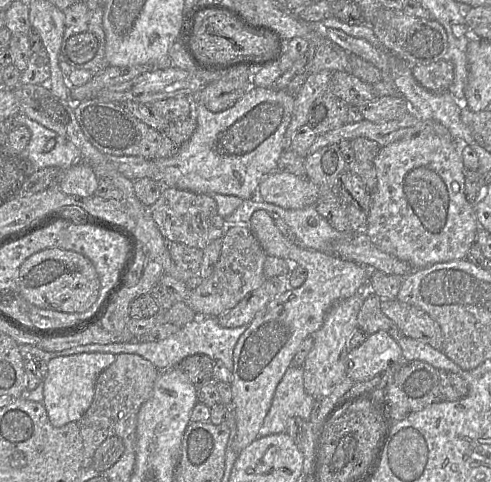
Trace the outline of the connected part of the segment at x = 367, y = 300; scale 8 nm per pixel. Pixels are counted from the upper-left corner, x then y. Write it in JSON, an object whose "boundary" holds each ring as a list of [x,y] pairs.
{"boundary":[[[369,292],[364,294],[363,304],[358,313],[358,327],[369,335],[386,331],[396,341],[404,337],[397,325],[382,312],[381,299]]]}

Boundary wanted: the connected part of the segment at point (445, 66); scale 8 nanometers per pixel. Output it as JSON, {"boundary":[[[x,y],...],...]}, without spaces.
{"boundary":[[[445,59],[428,65],[413,66],[411,71],[415,80],[433,93],[448,91],[454,80],[454,67]]]}

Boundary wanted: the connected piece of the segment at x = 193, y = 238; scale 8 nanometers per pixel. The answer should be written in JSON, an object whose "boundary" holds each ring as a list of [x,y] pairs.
{"boundary":[[[165,187],[157,202],[149,207],[149,212],[167,242],[203,250],[214,240],[222,238],[225,233],[225,229],[215,228],[212,224],[213,217],[217,215],[217,204],[211,195]]]}

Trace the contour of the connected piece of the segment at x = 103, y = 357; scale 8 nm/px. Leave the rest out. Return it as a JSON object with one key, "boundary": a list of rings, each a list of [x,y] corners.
{"boundary":[[[90,352],[55,357],[47,363],[43,405],[52,426],[60,428],[82,418],[93,401],[97,377],[115,359],[112,353]]]}

